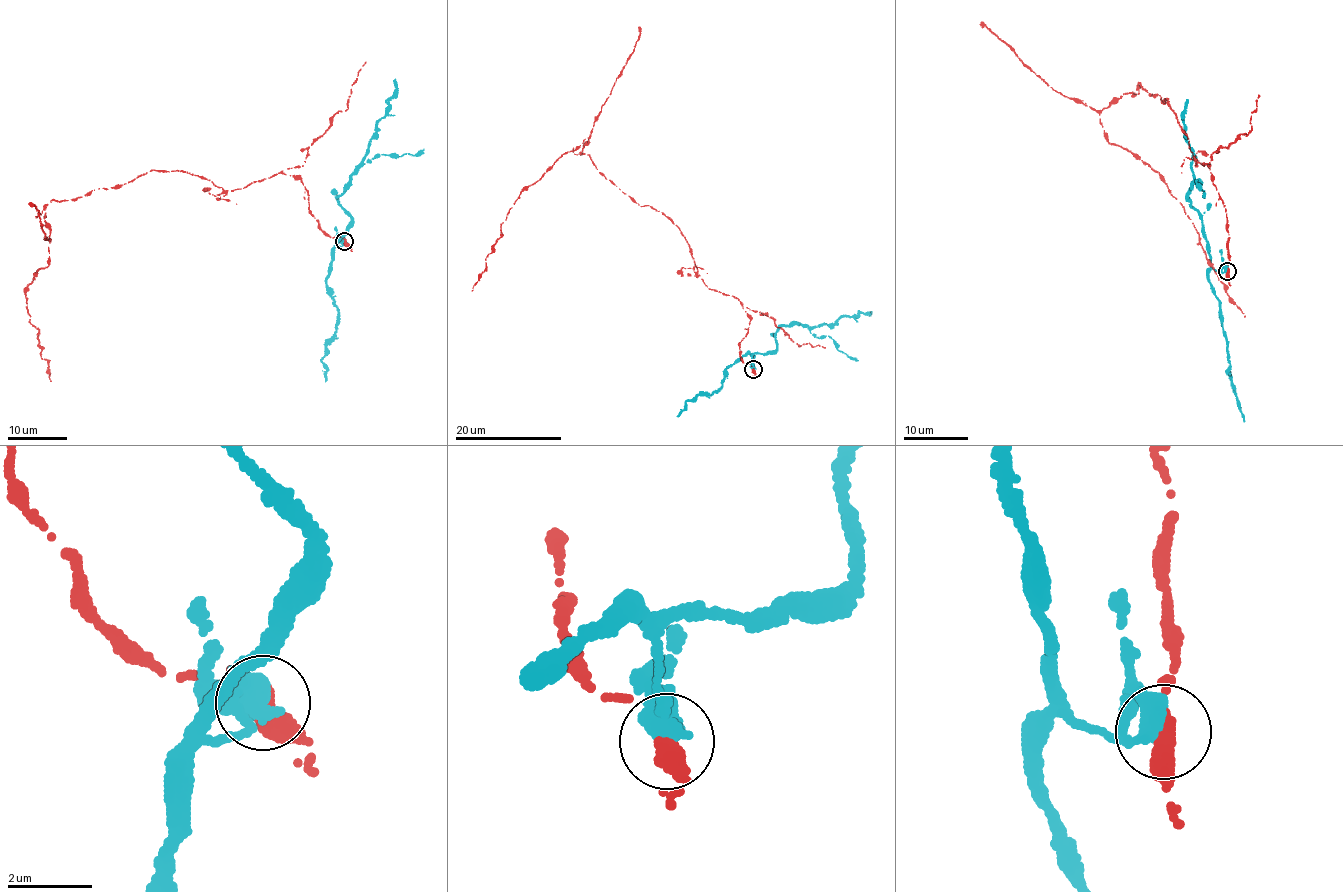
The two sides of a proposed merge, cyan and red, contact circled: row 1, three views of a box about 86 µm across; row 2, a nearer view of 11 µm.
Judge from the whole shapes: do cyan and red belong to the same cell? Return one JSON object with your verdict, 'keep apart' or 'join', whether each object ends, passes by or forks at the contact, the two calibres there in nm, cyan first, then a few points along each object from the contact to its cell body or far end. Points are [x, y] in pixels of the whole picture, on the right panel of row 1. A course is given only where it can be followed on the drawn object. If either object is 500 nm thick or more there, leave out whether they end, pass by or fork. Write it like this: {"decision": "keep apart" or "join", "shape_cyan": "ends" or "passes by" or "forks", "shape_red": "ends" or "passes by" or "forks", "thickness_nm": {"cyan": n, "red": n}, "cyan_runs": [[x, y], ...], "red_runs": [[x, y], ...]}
{"decision": "keep apart", "shape_cyan": "passes by", "shape_red": "passes by", "thickness_nm": {"cyan": 420, "red": 340}, "cyan_runs": [[1227, 270], [1211, 268], [1206, 236], [1188, 194], [1194, 173], [1192, 149], [1184, 134], [1182, 116], [1188, 100]], "red_runs": [[1227, 270], [1225, 205], [1207, 164], [1167, 98], [1138, 83], [1101, 111], [1103, 136], [1160, 175], [1245, 316]]}

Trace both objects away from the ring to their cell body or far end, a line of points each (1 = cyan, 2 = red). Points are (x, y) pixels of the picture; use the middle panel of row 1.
1: (753, 369), (753, 355), (777, 348), (776, 335), (781, 326), (795, 323), (816, 327), (842, 316), (871, 313)
2: (753, 369), (742, 304), (708, 288), (664, 214), (581, 153), (589, 138), (519, 195), (473, 291)

